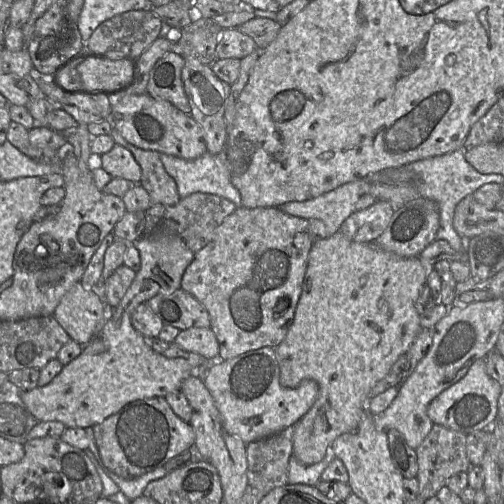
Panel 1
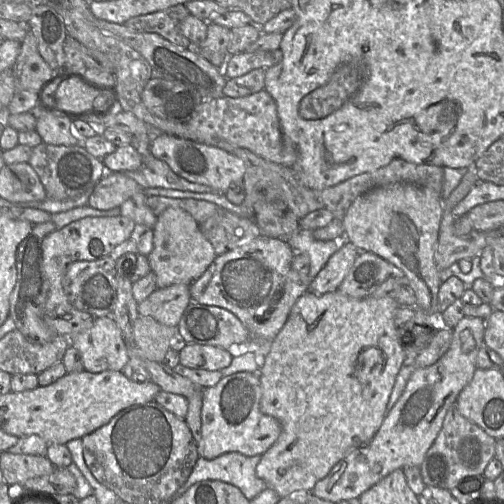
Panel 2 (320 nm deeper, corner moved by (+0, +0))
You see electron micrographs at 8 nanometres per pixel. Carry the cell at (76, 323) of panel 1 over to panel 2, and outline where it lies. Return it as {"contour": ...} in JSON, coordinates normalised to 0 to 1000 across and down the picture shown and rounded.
{"contour":[[[222,629],[188,631],[181,651],[133,671],[139,673],[139,687],[159,698],[169,736],[242,738],[256,714],[256,687]]]}

